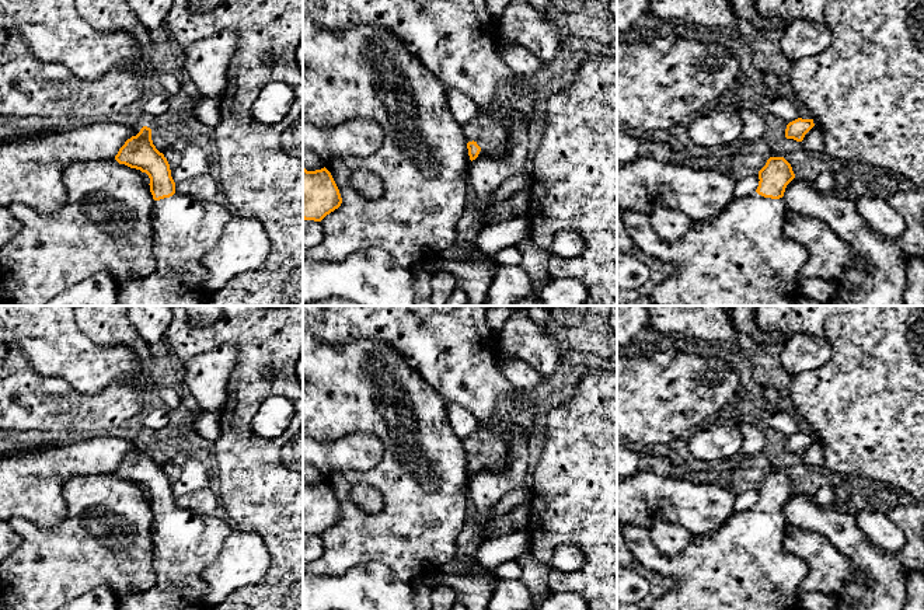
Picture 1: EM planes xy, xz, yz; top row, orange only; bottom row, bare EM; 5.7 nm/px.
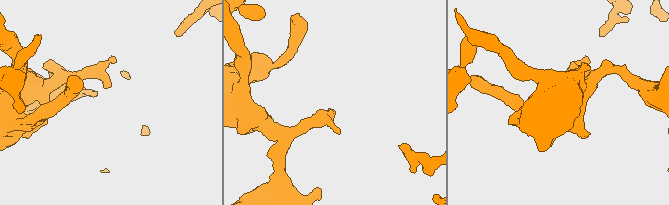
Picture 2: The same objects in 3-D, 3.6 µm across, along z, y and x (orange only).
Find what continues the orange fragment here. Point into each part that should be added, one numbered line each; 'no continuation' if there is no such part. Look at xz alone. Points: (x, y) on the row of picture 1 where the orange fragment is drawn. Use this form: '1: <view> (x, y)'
1: xz (491, 129)

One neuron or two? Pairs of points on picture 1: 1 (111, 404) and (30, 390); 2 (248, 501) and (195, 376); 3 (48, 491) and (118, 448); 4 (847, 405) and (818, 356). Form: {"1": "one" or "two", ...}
{"1": "one", "2": "two", "3": "one", "4": "two"}

